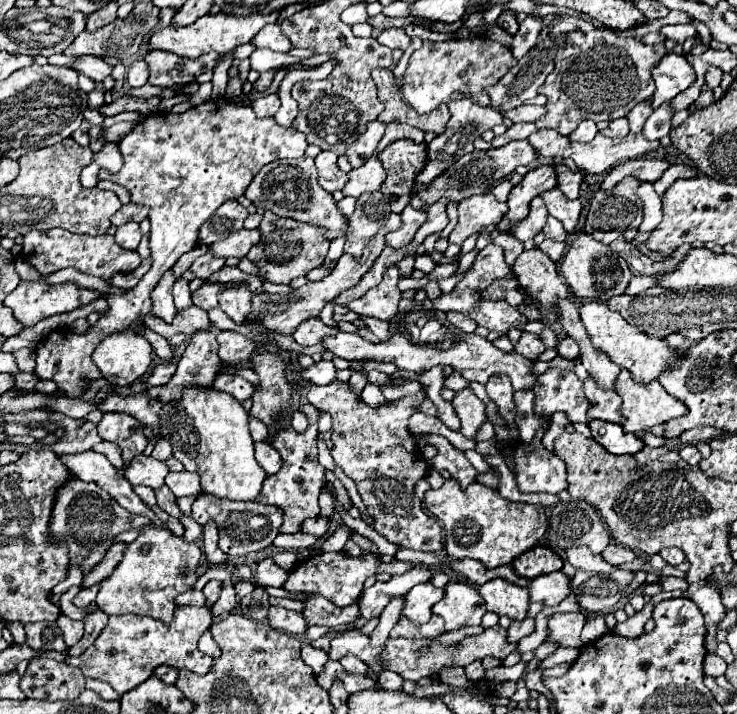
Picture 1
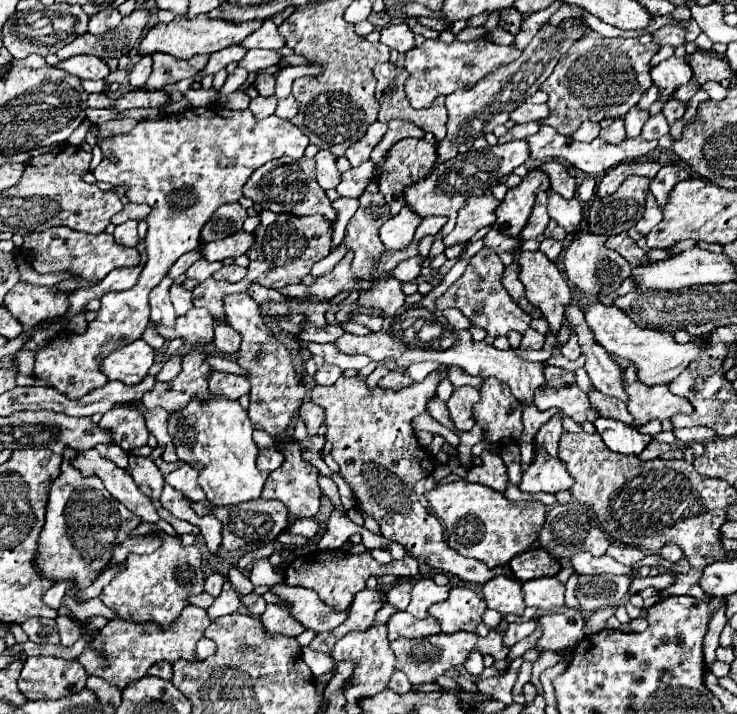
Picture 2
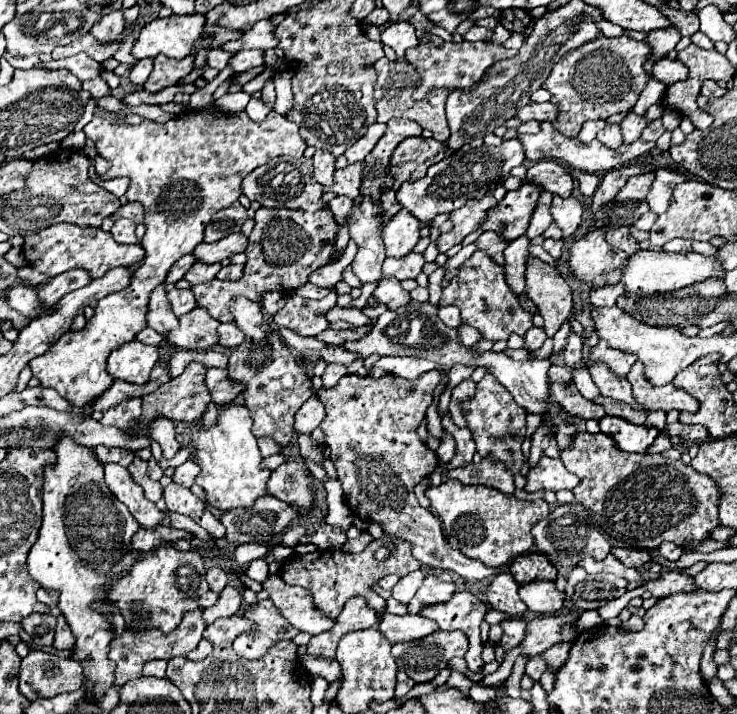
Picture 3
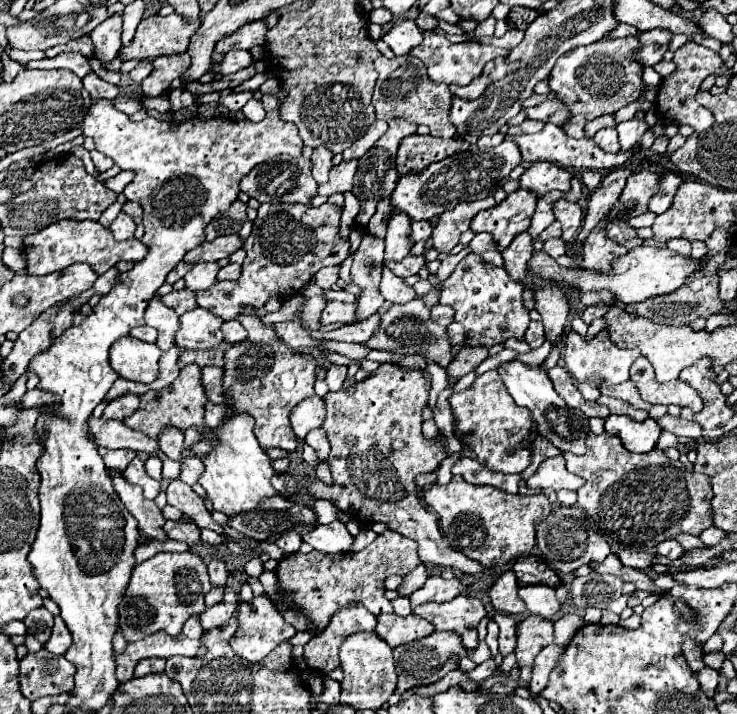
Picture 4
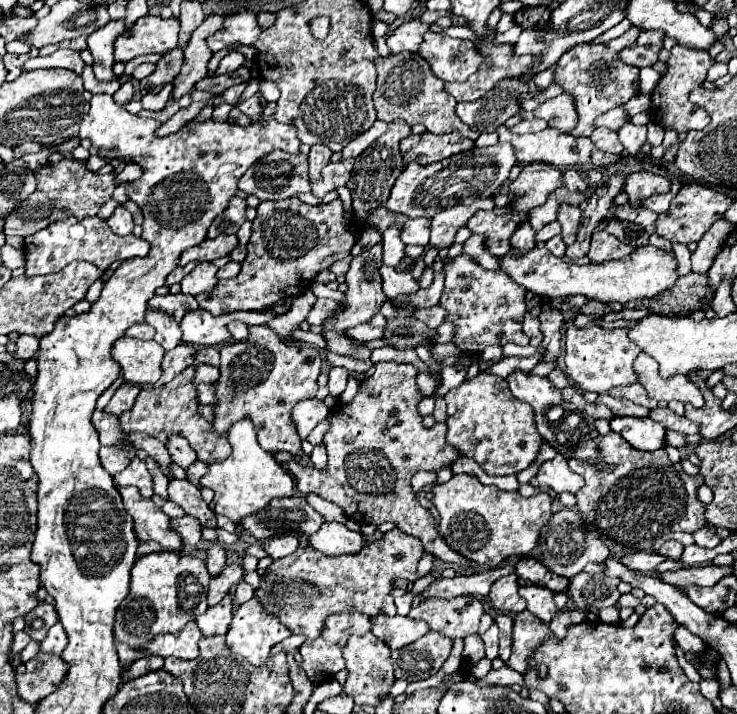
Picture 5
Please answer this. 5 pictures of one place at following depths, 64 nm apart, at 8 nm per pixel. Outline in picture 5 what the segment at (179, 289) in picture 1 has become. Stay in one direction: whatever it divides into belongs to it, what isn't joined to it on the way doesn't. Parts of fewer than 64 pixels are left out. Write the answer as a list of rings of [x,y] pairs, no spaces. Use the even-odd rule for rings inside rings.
[[[166,294],[166,296],[152,296],[152,300],[148,302],[148,308],[162,308],[162,312],[168,312],[170,316],[174,316],[174,320],[182,320],[182,316],[186,316],[186,312],[196,310],[198,302],[194,296],[186,296],[186,294]]]

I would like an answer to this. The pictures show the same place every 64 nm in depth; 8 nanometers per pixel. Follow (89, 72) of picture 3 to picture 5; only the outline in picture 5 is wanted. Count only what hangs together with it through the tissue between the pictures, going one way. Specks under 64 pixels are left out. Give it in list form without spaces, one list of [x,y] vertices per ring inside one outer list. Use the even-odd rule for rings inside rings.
[[[56,50],[50,56],[30,58],[22,66],[22,72],[24,70],[36,70],[36,68],[68,68],[68,70],[74,70],[76,74],[82,74],[84,62],[76,50]]]

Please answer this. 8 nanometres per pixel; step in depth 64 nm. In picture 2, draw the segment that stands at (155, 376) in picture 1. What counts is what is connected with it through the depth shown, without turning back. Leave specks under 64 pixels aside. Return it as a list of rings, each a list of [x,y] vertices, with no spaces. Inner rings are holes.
[[[174,354],[166,364],[164,364],[164,368],[158,372],[158,380],[160,382],[168,382],[168,380],[172,380],[174,376],[178,376],[178,372],[182,370],[182,358],[184,356],[180,356],[180,354]]]

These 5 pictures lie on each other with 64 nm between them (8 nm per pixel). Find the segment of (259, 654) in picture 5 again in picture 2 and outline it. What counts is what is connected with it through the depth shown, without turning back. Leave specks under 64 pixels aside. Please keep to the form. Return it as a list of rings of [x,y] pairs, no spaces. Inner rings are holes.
[[[268,604],[266,612],[258,616],[258,620],[264,624],[266,632],[270,634],[282,634],[282,636],[298,636],[304,632],[302,624],[298,624],[284,606]]]

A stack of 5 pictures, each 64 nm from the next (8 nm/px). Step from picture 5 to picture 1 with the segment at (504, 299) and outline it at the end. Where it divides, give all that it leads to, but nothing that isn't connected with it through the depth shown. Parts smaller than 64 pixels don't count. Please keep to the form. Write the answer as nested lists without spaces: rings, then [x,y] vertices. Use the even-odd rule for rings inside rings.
[[[488,244],[484,250],[478,252],[474,264],[470,266],[470,270],[464,274],[464,278],[456,284],[456,288],[448,294],[442,294],[434,300],[434,308],[436,310],[454,310],[454,312],[462,312],[464,316],[472,318],[478,326],[484,326],[488,328],[490,332],[498,332],[498,334],[506,334],[510,328],[522,328],[528,318],[522,316],[518,312],[518,308],[510,306],[506,300],[486,300],[482,296],[482,292],[486,290],[486,286],[492,284],[493,281],[502,278],[502,276],[512,276],[516,278],[512,268],[504,262],[504,256],[502,256],[502,248],[500,246],[494,246],[494,244]]]

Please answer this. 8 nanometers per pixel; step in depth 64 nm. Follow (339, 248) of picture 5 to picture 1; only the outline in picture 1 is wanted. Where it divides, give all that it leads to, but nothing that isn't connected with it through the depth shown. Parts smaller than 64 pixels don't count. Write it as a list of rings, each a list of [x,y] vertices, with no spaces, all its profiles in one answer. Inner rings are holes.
[[[264,212],[260,232],[262,240],[248,252],[248,260],[254,262],[260,278],[272,284],[290,284],[294,278],[306,276],[312,268],[324,262],[330,246],[330,242],[322,236],[322,228],[314,228],[314,224],[302,224],[290,218],[278,218],[274,212]],[[204,282],[196,292],[192,292],[192,302],[194,306],[202,308],[202,310],[212,310],[218,306],[218,294],[224,290],[226,286],[222,284],[214,284],[214,282]]]

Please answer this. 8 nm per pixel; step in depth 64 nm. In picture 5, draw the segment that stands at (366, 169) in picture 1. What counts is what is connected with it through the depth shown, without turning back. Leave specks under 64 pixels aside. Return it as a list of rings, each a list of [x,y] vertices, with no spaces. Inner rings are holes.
[[[346,158],[340,162],[330,162],[324,170],[322,170],[322,178],[320,180],[312,180],[312,194],[316,198],[322,198],[326,192],[338,188],[338,186],[346,186],[348,178],[350,178],[350,170],[352,170],[354,158]]]

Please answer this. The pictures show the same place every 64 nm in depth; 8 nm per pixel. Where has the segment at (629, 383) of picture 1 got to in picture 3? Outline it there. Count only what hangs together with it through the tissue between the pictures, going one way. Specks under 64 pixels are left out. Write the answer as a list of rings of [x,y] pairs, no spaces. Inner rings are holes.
[[[634,362],[634,366],[628,372],[628,382],[632,384],[632,392],[634,398],[646,406],[646,410],[688,410],[688,412],[698,412],[698,400],[694,400],[694,396],[690,396],[686,390],[676,388],[674,384],[666,384],[666,386],[654,386],[646,380],[644,376],[644,368],[642,362]]]

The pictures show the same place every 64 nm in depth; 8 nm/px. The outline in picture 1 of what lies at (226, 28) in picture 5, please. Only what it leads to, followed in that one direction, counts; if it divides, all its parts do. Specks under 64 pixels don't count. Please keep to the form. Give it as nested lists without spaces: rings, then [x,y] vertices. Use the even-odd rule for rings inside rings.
[[[266,24],[266,28],[262,28],[262,32],[258,32],[258,36],[254,36],[252,44],[256,48],[270,48],[276,52],[288,52],[292,48],[290,40],[280,32],[278,24]]]

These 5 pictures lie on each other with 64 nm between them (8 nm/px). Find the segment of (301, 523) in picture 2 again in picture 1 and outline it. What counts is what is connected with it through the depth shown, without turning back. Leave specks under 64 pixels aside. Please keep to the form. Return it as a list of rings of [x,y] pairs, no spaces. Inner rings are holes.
[[[310,518],[310,520],[304,520],[300,532],[314,534],[314,536],[324,536],[328,532],[328,520],[326,518]]]

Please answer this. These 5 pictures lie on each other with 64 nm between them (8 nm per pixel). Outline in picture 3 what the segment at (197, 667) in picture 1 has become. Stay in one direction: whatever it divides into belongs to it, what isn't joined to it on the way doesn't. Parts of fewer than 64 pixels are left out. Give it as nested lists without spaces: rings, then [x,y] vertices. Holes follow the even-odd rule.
[[[192,610],[192,612],[186,612],[184,620],[180,622],[180,626],[172,634],[164,634],[162,630],[148,630],[148,632],[142,632],[142,634],[138,634],[138,632],[134,634],[130,630],[124,630],[122,636],[114,636],[112,642],[110,642],[110,654],[108,654],[110,660],[116,662],[114,684],[122,686],[128,680],[140,678],[142,666],[148,660],[154,660],[154,658],[170,660],[174,656],[188,656],[198,646],[198,642],[202,640],[204,628],[206,628],[206,622],[202,620],[202,610]]]

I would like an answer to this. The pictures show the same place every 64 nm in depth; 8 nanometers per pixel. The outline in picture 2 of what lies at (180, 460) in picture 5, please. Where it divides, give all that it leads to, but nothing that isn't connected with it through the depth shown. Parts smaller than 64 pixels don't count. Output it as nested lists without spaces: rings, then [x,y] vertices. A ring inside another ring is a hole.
[[[134,402],[136,408],[140,408],[144,412],[144,418],[146,418],[146,426],[148,426],[148,432],[158,440],[158,444],[164,448],[164,454],[162,458],[166,462],[176,462],[178,456],[174,452],[174,442],[172,442],[172,436],[168,434],[168,412],[164,408],[156,408],[152,412],[148,412],[146,408],[142,408],[140,402]]]

